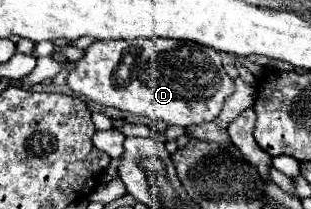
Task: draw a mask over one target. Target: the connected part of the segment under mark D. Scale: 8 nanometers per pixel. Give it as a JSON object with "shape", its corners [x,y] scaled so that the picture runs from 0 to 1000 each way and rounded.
{"shape":[[[537,182],[305,191],[273,258],[235,297],[215,402],[235,440],[305,498],[363,507],[588,612],[691,574],[730,450],[749,431],[749,383],[730,364],[698,239]]]}

